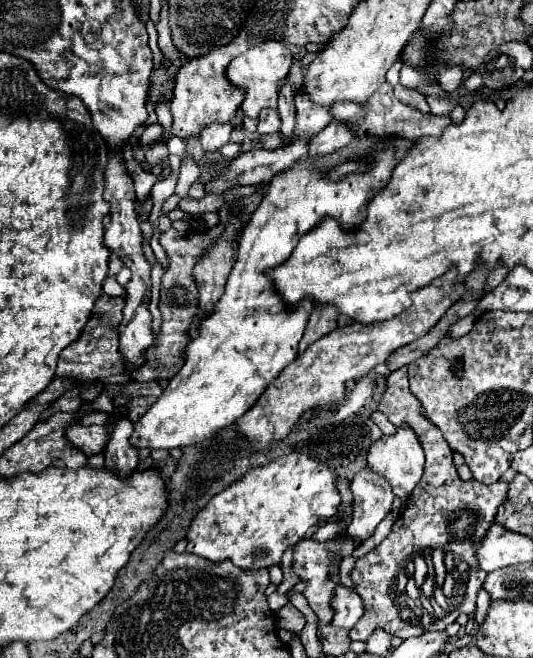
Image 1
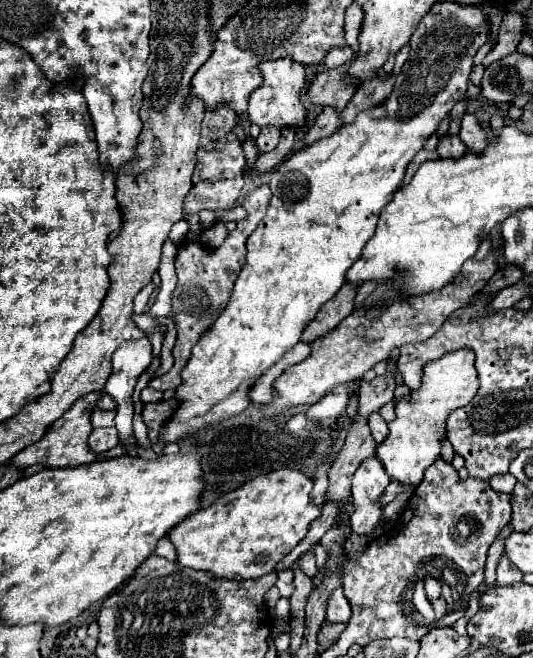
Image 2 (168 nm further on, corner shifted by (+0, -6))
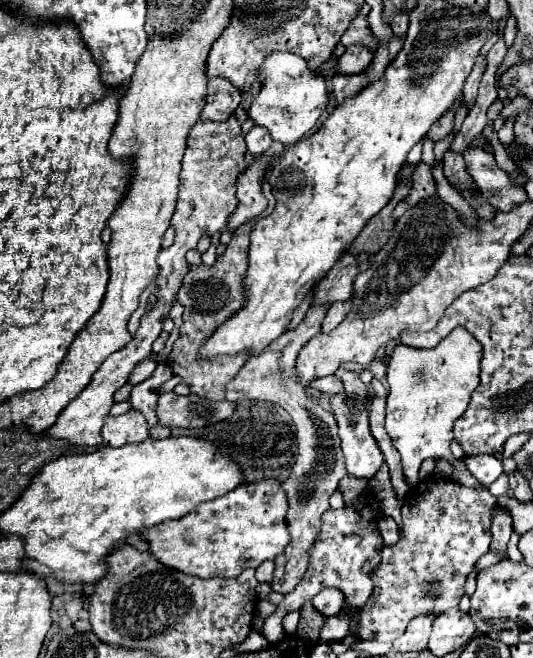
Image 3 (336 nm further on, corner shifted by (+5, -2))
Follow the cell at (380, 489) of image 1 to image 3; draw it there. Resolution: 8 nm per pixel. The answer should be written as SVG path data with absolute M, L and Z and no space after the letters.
M340 369L336 371L336 377L344 383L346 391L344 395L332 395L330 403L334 409L334 417L338 421L338 435L342 439L342 451L344 451L344 463L346 463L346 473L358 479L372 479L376 475L376 471L382 467L384 457L376 445L376 439L372 437L370 429L368 429L368 387L360 381L356 371L348 371L348 369Z

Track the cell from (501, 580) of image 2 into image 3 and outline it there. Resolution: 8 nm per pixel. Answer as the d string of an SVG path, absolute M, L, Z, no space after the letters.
M502 507L496 509L496 515L494 515L494 521L492 521L492 529L490 531L492 531L490 551L504 553L506 551L506 545L510 541L510 535L512 535L512 517Z

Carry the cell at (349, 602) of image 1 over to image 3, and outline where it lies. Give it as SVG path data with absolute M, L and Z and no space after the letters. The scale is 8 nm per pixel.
M324 587L314 599L312 599L312 605L326 617L332 617L332 615L338 615L344 607L344 595L340 589L334 589L334 587Z

